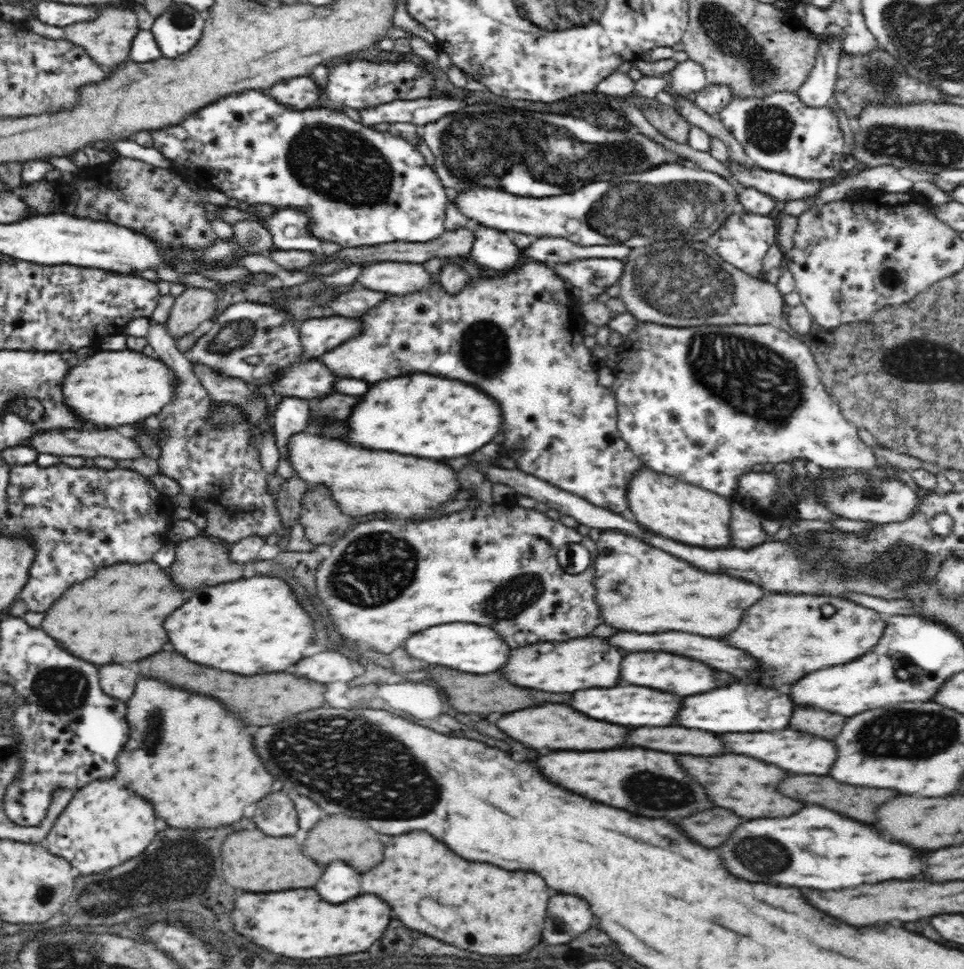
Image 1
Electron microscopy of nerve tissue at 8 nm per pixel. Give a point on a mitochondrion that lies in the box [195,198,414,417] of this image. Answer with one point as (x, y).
(231, 338)

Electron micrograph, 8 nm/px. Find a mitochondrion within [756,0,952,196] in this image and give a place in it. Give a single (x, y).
(882, 77)

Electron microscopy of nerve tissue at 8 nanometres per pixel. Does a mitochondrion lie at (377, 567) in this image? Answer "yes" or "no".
yes

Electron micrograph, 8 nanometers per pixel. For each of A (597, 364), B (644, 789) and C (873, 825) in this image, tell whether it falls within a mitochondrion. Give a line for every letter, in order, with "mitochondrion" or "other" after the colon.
A: other
B: mitochondrion
C: other

